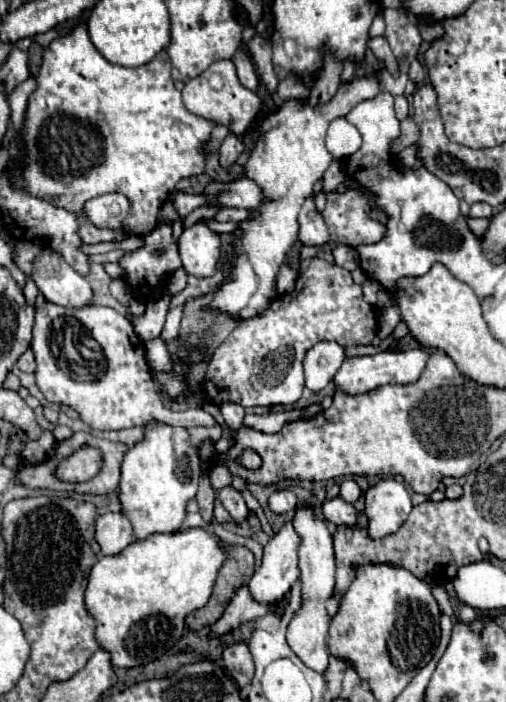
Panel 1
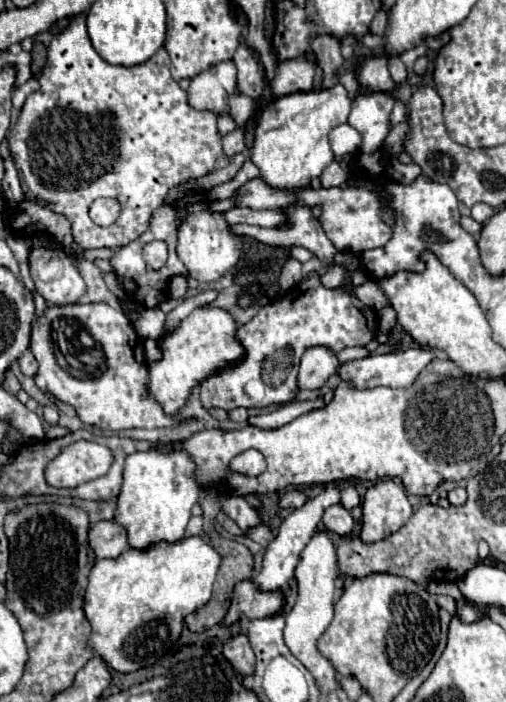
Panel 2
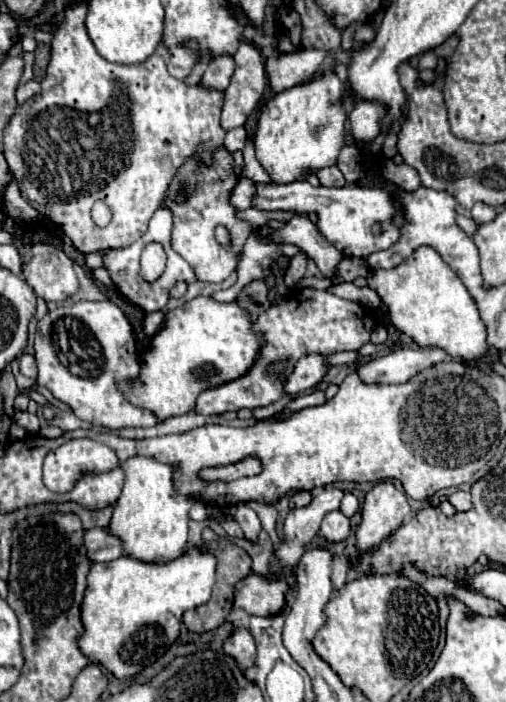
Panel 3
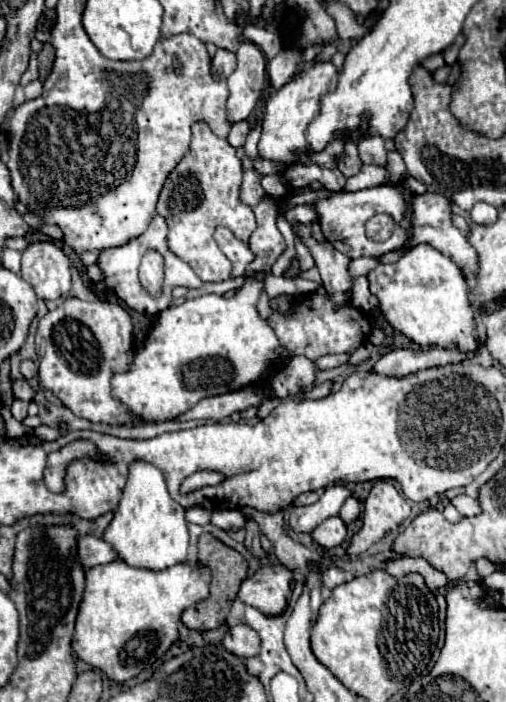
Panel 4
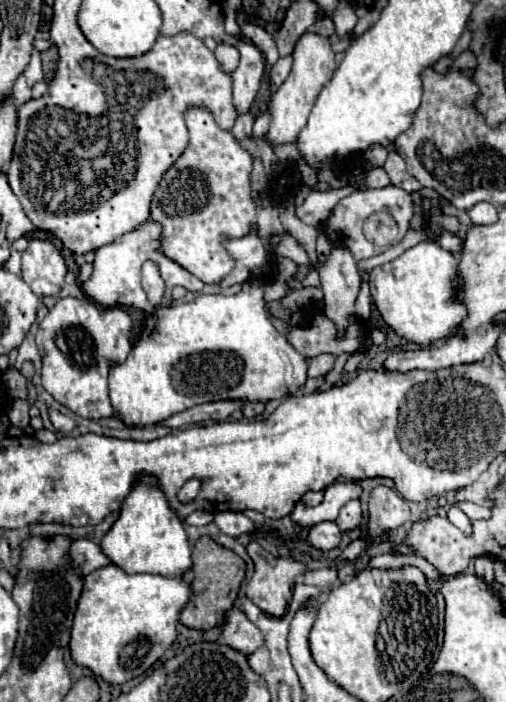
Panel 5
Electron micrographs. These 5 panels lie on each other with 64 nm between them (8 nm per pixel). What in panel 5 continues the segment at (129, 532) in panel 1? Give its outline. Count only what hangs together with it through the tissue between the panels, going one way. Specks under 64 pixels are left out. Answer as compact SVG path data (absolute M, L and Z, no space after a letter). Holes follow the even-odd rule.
M78 538L78 540L72 542L70 558L74 562L76 572L82 574L82 576L86 576L86 574L110 564L110 558L102 552L100 544L94 544L88 538Z

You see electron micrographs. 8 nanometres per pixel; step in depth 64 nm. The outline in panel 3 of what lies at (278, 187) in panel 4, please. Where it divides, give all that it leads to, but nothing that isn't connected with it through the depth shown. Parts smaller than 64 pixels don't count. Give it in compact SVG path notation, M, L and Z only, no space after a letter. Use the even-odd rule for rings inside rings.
M248 142L246 148L244 148L244 160L246 160L246 164L244 164L244 168L242 168L240 178L250 178L250 180L254 180L254 182L264 182L264 184L270 182L268 172L260 166L260 162L258 162L256 156L254 156L254 146L252 146L252 142Z

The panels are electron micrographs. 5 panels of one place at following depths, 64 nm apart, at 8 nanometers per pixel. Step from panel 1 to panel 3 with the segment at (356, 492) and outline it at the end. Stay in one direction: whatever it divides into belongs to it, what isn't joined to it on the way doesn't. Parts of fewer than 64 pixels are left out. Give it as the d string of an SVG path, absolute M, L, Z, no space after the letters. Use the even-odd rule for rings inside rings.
M346 492L344 498L342 498L342 512L346 516L352 516L354 512L360 510L360 504L358 504L358 498L352 494L352 492Z

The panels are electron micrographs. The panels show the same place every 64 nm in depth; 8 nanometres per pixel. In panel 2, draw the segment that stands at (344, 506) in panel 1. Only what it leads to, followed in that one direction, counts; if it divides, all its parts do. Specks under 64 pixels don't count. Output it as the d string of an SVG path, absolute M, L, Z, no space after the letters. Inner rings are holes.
M334 504L334 506L326 508L324 510L324 516L322 516L322 522L324 522L326 530L336 532L338 536L350 534L352 532L352 526L354 526L352 514L342 504Z

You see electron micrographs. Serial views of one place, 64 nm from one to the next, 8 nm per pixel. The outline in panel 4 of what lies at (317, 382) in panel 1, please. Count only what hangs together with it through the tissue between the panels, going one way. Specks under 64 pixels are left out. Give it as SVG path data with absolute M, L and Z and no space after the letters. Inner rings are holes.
M250 278L238 290L238 294L232 298L206 294L206 296L186 300L180 306L172 306L172 308L166 308L164 312L160 312L158 322L150 328L144 348L138 350L132 360L132 370L126 374L114 374L114 378L112 378L114 398L122 400L134 414L142 416L148 422L162 422L162 420L178 418L186 410L194 408L198 404L198 400L202 400L206 396L238 390L248 384L256 384L260 380L270 380L270 390L278 398L294 396L294 394L306 390L308 386L312 386L316 380L316 374L318 374L314 360L302 358L302 356L294 356L294 358L282 356L278 350L280 342L278 342L274 330L268 326L268 322L264 318L260 318L260 314L256 310L256 302L258 302L262 288L264 288L262 280ZM278 358L286 360L284 368L268 370L268 366L272 362L276 362Z

